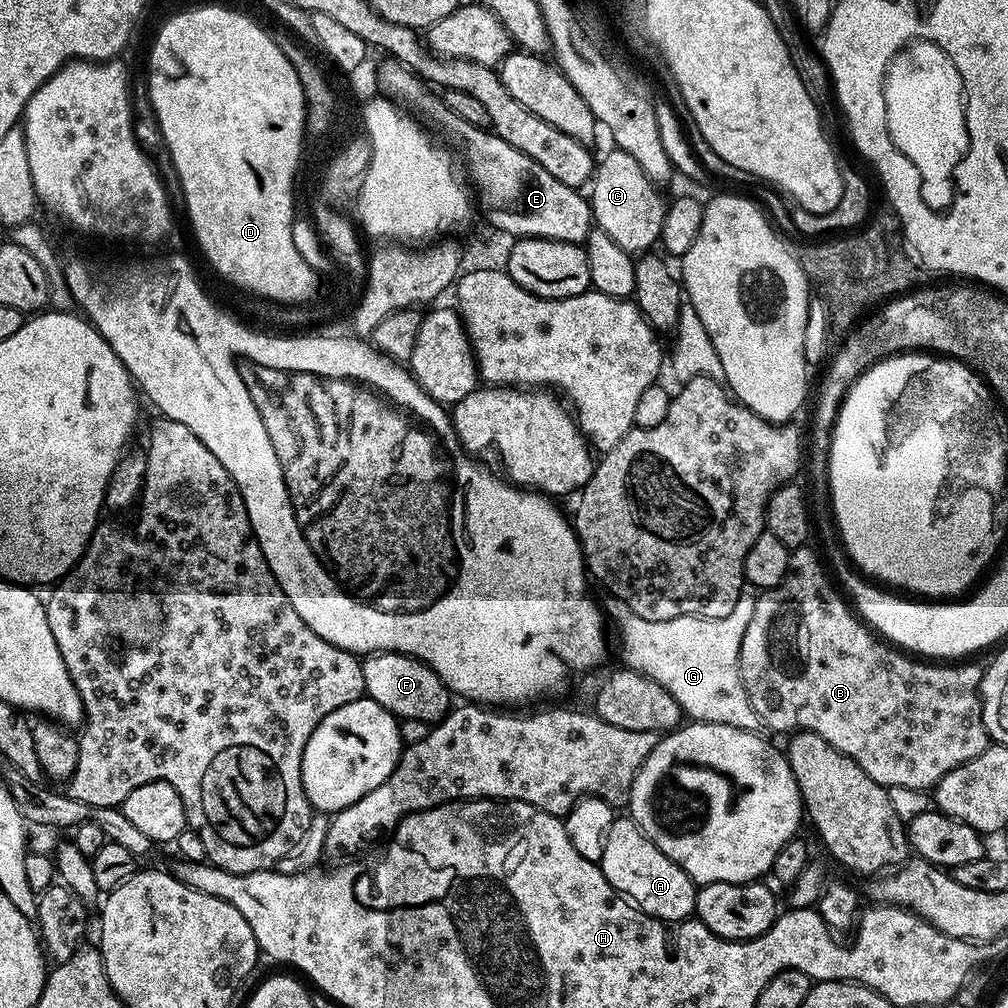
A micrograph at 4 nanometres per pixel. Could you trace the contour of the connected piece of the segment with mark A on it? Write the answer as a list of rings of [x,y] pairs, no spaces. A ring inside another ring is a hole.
[[[613,819],[598,863],[602,874],[606,874],[606,882],[610,882],[616,892],[655,920],[679,922],[689,919],[695,913],[698,886],[688,877],[686,870],[682,870],[682,866],[666,858],[666,854],[662,854],[662,850],[650,842],[648,835],[636,825],[635,820]]]

